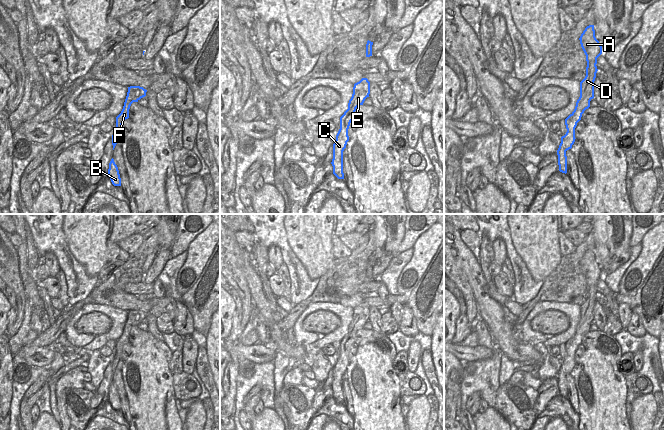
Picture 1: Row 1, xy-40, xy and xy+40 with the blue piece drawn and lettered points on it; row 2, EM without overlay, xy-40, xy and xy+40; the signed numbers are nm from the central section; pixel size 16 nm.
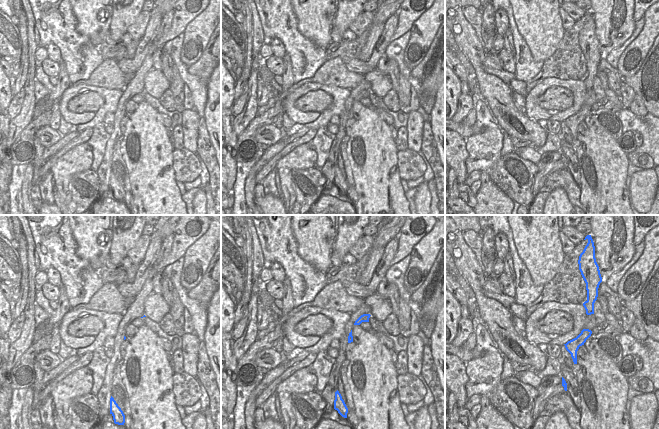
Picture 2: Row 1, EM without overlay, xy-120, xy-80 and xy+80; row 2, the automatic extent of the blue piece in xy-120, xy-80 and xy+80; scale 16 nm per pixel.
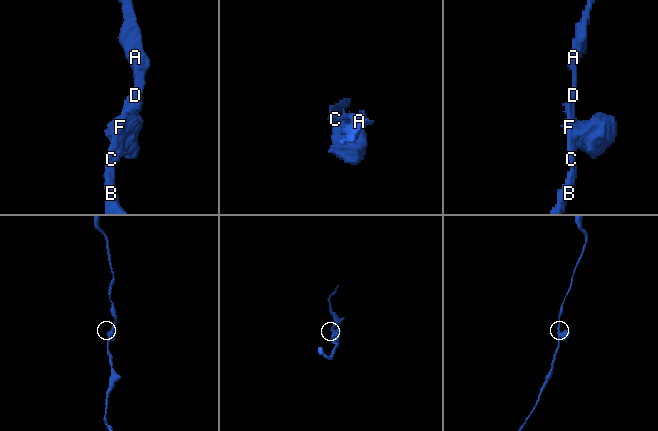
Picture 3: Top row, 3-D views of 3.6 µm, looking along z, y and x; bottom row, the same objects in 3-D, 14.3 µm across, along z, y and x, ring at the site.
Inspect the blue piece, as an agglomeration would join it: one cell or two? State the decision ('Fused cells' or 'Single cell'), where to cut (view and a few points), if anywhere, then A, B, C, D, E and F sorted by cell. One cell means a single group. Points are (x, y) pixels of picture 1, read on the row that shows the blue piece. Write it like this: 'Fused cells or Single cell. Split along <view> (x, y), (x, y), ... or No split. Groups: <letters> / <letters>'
Single cell. No split. Groups: A B C D E F.

